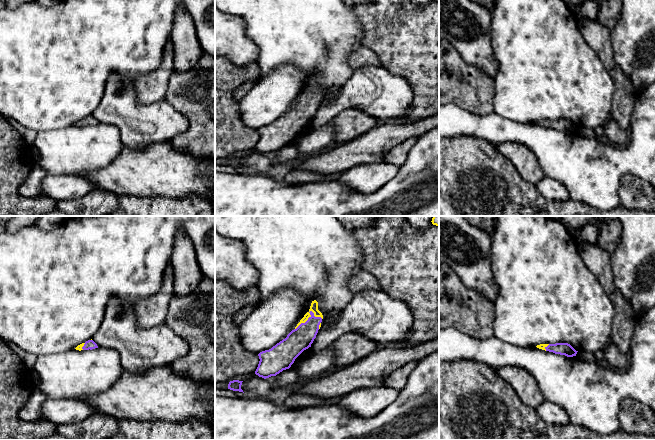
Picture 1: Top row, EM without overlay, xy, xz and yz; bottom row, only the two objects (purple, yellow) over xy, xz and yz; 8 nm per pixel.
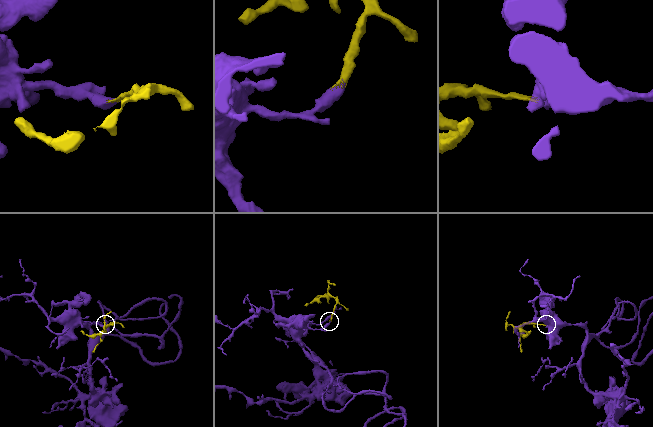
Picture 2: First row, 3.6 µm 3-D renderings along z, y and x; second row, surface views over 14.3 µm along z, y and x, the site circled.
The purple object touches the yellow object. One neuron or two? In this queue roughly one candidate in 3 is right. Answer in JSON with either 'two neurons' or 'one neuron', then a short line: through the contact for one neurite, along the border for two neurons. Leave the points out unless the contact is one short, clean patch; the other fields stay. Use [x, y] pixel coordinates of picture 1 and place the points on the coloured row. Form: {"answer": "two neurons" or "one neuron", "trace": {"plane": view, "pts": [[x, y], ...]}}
{"answer": "one neuron", "trace": {"plane": "xz", "pts": [[301, 338], [310, 324], [310, 314], [314, 305]]}}

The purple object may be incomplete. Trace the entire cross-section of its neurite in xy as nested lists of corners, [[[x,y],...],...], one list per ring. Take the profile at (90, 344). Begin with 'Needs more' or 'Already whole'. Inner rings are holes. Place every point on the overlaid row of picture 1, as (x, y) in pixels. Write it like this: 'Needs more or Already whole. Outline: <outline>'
Needs more. Outline: [[[91,339],[91,340],[86,341],[85,343],[78,345],[75,349],[81,351],[81,350],[89,350],[89,349],[92,350],[92,349],[95,349],[95,348],[98,348],[98,346]]]

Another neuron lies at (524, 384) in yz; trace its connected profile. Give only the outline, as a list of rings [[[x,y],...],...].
[[[505,366],[497,369],[498,375],[517,393],[519,399],[533,409],[538,408],[545,400],[534,377],[520,367]]]

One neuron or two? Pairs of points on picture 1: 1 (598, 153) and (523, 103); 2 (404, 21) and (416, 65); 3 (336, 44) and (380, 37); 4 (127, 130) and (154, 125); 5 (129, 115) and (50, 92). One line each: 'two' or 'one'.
1: one
2: one
3: two
4: one
5: two

